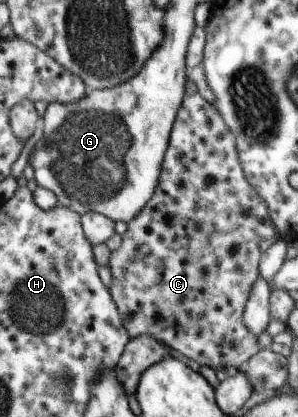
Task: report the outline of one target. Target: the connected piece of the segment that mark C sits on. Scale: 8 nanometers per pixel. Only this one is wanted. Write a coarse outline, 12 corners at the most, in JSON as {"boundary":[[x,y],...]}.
{"boundary":[[188,80],[158,186],[111,251],[129,338],[201,367],[280,238]]}

